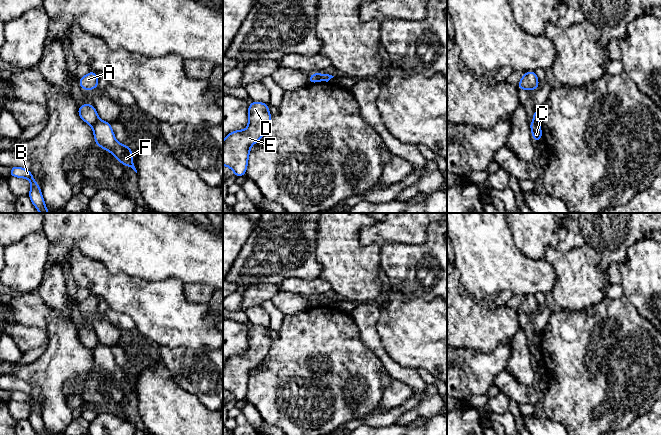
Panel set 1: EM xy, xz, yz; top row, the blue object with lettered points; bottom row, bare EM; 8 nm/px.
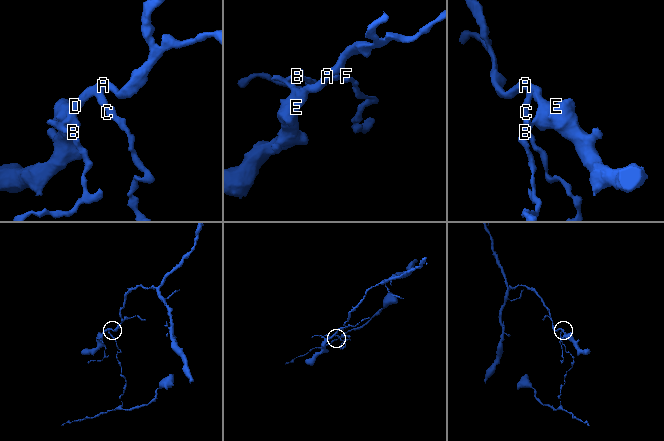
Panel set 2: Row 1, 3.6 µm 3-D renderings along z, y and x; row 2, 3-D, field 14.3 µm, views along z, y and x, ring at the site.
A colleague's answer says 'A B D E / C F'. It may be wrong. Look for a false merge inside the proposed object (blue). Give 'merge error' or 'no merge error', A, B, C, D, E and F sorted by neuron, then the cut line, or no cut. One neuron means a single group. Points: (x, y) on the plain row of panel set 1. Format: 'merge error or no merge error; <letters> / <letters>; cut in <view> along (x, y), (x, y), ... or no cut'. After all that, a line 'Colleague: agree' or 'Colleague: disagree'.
merge error; A B D E / C F; cut in xy along (99, 343), (91, 348)
Colleague: agree

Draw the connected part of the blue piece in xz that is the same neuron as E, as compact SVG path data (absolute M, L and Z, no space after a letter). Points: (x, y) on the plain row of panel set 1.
M253 325L248 330L248 352L233 355L223 364L223 389L231 392L235 401L245 400L250 371L265 359L271 341L267 327Z

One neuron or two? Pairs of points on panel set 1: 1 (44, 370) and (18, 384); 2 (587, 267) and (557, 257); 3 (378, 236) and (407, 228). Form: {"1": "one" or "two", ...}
{"1": "two", "2": "one", "3": "one"}

